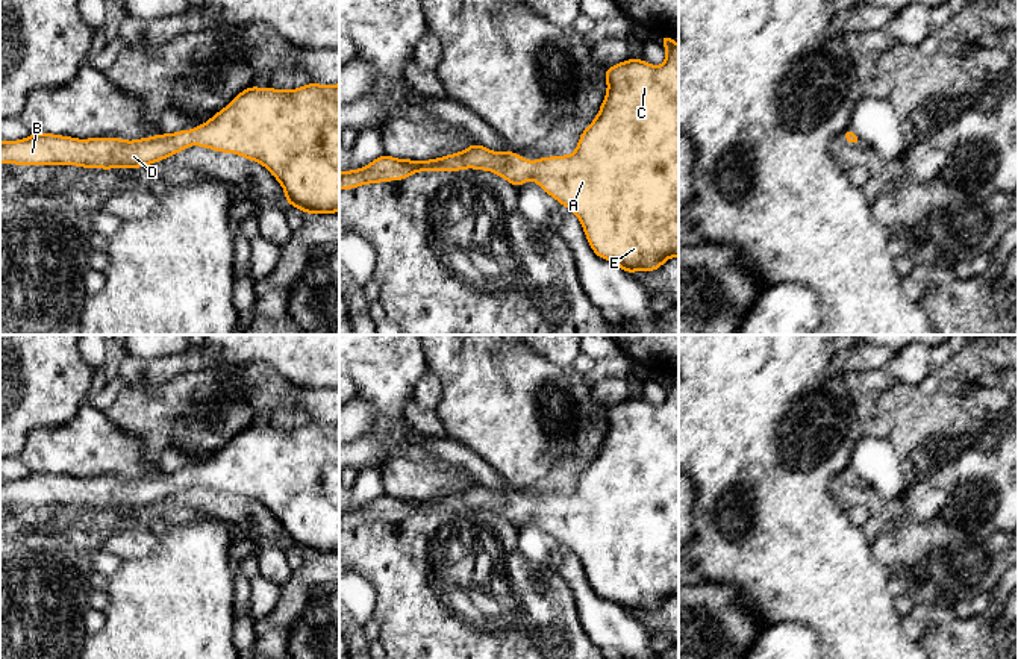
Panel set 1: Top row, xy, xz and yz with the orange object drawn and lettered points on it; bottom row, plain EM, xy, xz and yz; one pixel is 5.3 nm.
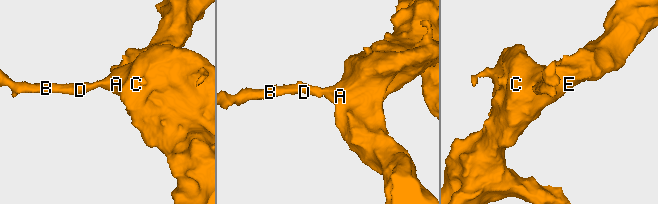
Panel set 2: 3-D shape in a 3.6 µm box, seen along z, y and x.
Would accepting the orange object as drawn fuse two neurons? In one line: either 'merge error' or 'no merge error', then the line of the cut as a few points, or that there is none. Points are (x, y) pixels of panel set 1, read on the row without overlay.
no merge error; cut none

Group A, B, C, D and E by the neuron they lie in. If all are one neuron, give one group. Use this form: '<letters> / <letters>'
A B C D E

